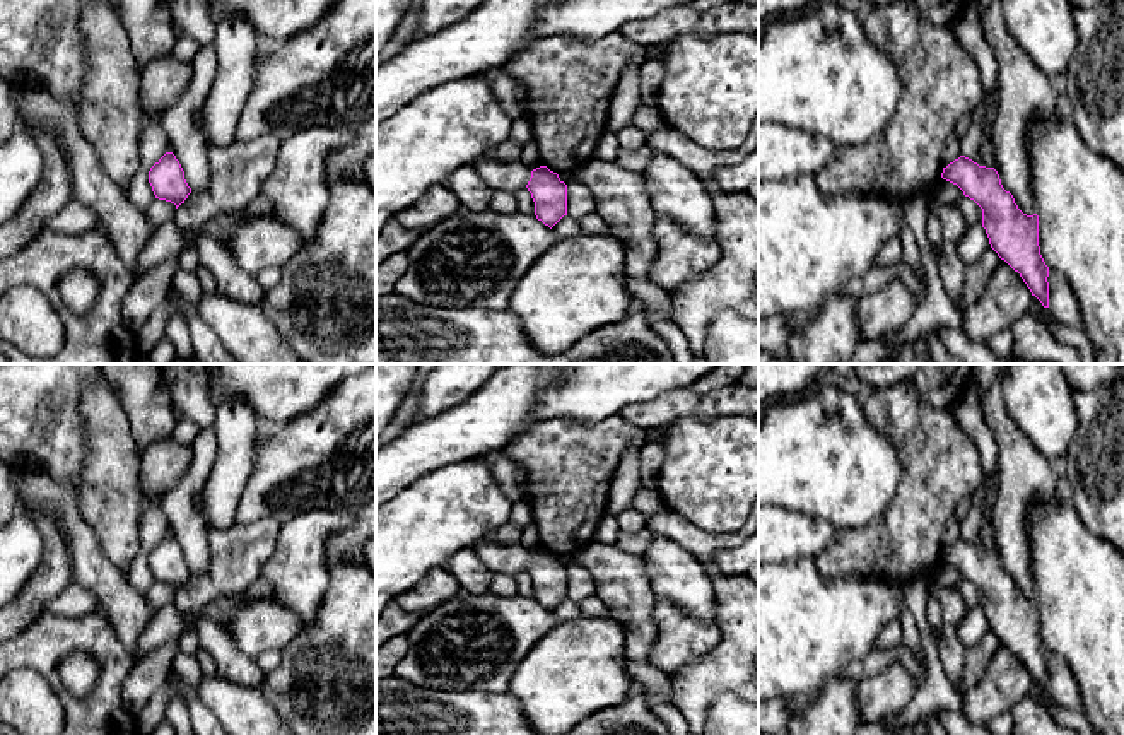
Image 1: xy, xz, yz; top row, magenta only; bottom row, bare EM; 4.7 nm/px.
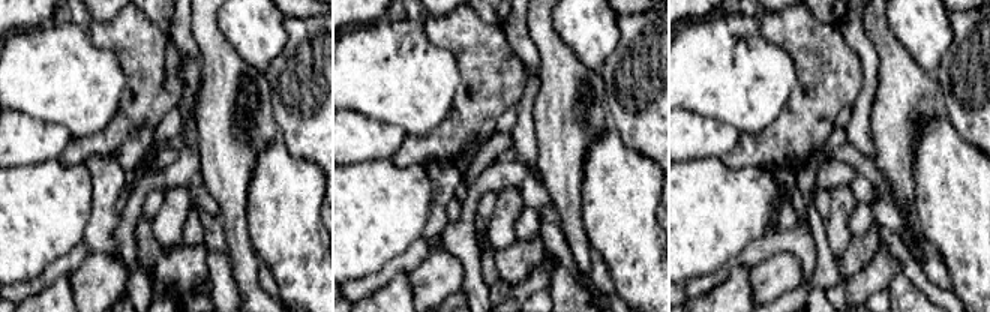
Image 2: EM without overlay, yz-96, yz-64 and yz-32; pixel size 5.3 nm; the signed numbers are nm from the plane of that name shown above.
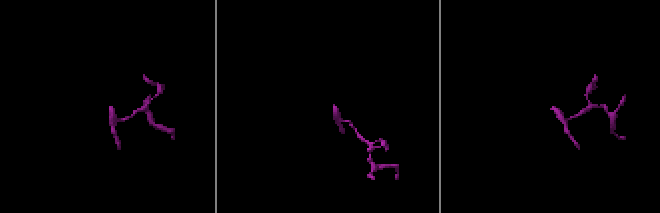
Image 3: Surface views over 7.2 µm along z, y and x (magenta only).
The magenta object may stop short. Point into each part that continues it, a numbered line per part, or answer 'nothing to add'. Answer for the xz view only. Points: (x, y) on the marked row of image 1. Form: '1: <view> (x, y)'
1: xz (501, 175)

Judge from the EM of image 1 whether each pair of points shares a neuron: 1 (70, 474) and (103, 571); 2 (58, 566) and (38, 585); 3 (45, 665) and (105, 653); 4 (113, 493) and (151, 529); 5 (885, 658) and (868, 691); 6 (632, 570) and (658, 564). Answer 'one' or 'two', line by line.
1: two
2: one
3: one
4: two
5: two
6: two

